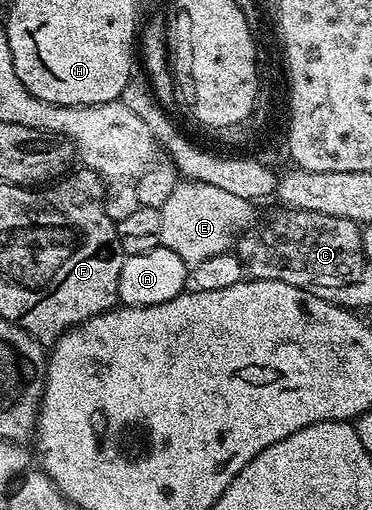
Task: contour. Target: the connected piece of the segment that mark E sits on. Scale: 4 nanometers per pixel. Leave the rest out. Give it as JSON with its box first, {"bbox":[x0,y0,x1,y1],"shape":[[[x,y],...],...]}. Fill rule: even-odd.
{"bbox":[160,180,252,267],"shape":[[[178,180],[160,209],[160,244],[177,253],[189,267],[202,263],[232,248],[231,233],[239,235],[252,226],[251,209],[252,202],[224,191],[222,187],[213,187],[200,181]]]}

